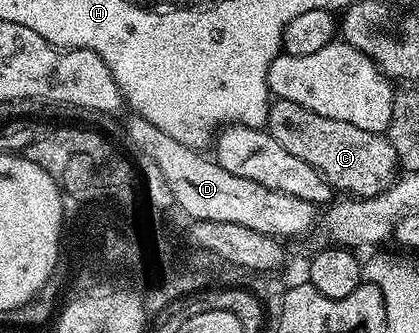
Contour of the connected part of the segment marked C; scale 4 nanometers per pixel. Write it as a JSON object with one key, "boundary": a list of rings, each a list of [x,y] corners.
{"boundary":[[[279,99],[269,104],[266,128],[271,137],[278,139],[278,143],[282,143],[286,151],[290,151],[290,155],[302,159],[305,163],[310,163],[310,167],[317,169],[328,180],[333,190],[340,192],[341,189],[344,192],[341,194],[351,195],[353,198],[377,197],[379,193],[385,193],[398,176],[396,152],[384,133],[362,131],[362,127],[354,127],[354,123],[342,123],[342,119],[330,119],[298,103]]]}

